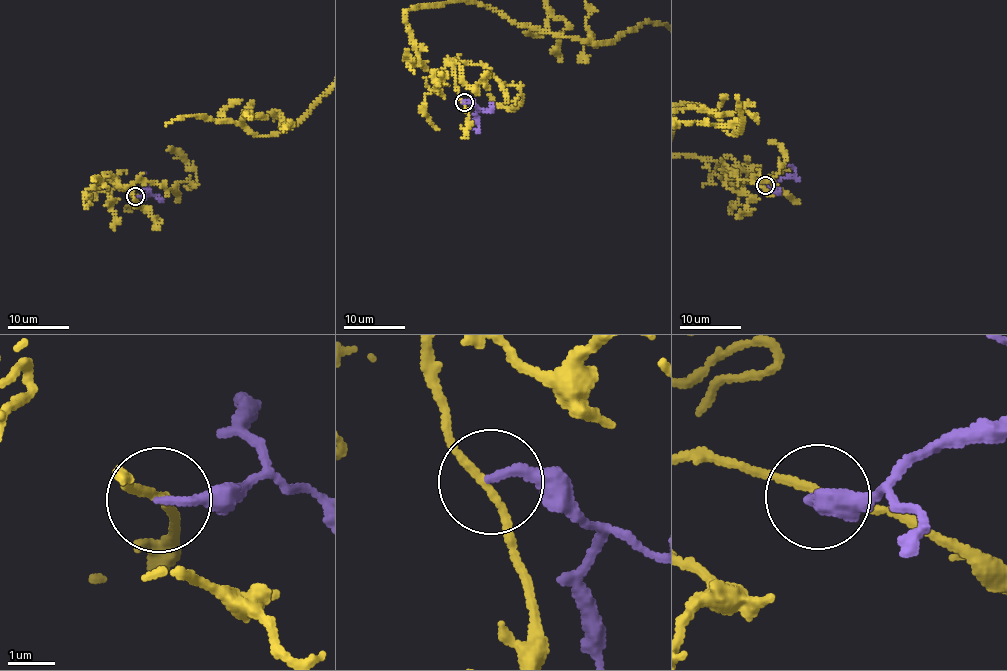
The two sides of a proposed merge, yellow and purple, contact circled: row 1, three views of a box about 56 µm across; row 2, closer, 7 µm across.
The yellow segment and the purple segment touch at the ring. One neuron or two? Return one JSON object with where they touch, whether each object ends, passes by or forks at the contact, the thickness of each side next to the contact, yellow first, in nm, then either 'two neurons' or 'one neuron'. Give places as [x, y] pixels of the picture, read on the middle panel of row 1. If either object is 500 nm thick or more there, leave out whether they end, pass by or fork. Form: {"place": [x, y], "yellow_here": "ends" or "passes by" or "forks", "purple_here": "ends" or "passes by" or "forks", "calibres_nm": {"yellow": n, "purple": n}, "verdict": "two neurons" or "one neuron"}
{"place": [464, 102], "yellow_here": "passes by", "purple_here": "ends", "calibres_nm": {"yellow": 160, "purple": 200}, "verdict": "two neurons"}

